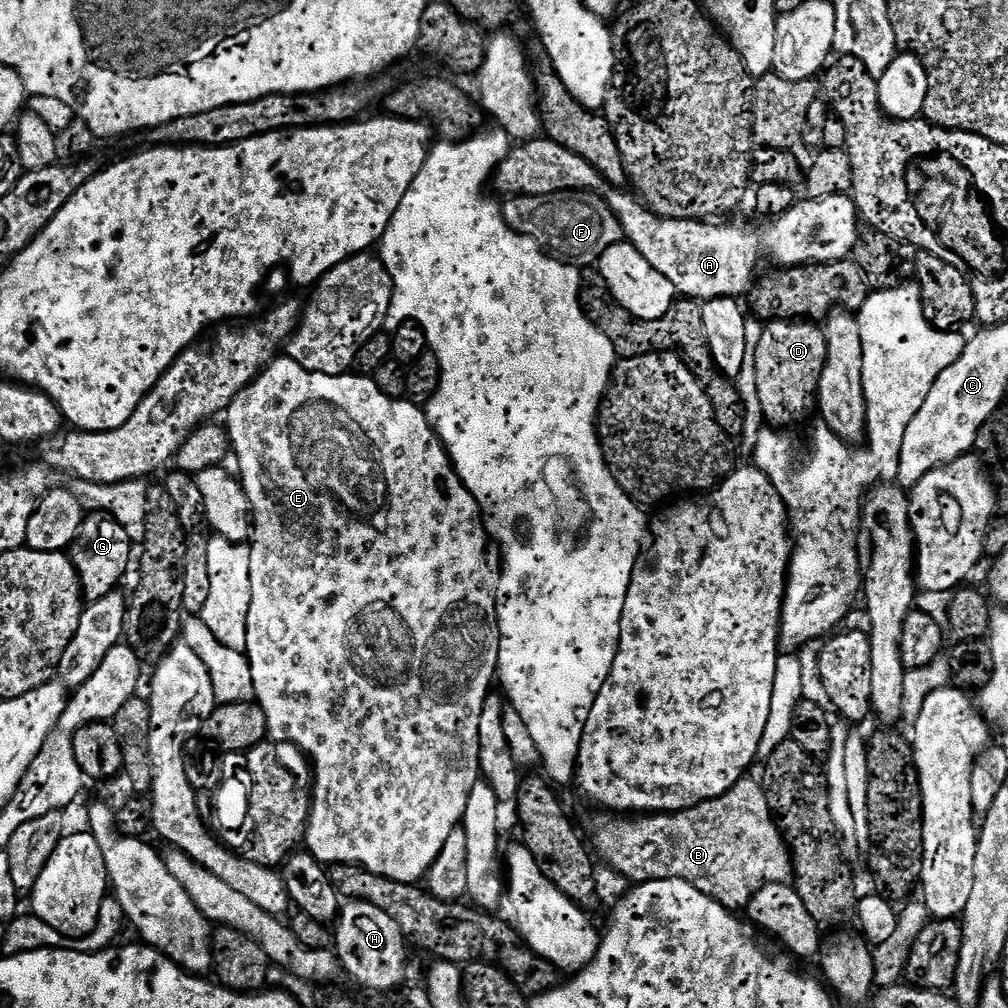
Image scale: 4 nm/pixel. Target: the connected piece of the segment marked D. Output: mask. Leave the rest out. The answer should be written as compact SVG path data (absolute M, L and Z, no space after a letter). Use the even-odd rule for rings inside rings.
M773 320L763 325L758 341L755 369L757 370L758 397L764 411L764 419L769 425L796 424L808 411L813 411L816 391L826 362L826 340L824 329L819 323L802 320Z

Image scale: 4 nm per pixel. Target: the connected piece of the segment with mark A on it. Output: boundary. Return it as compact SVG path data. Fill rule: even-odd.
M539 136L535 140L527 140L515 145L508 153L508 156L499 164L496 168L496 171L493 173L492 186L502 193L502 196L505 197L514 197L514 196L551 196L554 193L558 192L568 192L568 191L592 191L595 193L600 193L604 200L611 208L611 212L619 218L620 228L624 232L624 237L627 241L635 246L635 249L638 250L646 262L650 266L654 267L654 270L658 270L664 278L669 279L670 283L675 286L677 293L684 298L694 299L698 302L703 302L705 300L713 300L716 297L726 297L731 296L733 298L738 298L744 295L751 289L751 286L755 283L756 277L754 278L758 266L760 264L760 254L765 250L770 254L771 258L778 262L777 265L781 267L800 267L804 264L827 264L832 263L838 260L847 259L853 249L856 246L857 241L860 237L860 230L858 230L856 224L859 226L859 212L856 210L856 203L852 199L851 195L831 195L830 198L824 199L801 199L797 201L796 205L792 207L786 214L777 217L771 224L773 224L764 234L763 238L754 230L748 230L740 226L714 226L712 222L705 222L699 220L686 220L686 219L664 219L663 216L657 215L650 208L646 207L633 193L626 193L623 189L620 189L616 186L611 186L607 184L600 174L584 158L578 157L578 154L574 154L573 151L566 150L564 146L559 146L559 144L554 143L553 140L549 140L547 137Z

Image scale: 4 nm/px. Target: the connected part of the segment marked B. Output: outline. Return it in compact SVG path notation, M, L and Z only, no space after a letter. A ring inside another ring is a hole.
M759 779L739 780L718 798L710 798L701 804L683 808L680 812L644 814L639 818L600 815L604 816L596 816L588 824L592 831L591 847L597 857L604 856L605 862L618 875L632 880L633 885L651 880L690 882L690 886L702 890L702 894L714 898L714 902L733 910L744 910L756 891L765 884L783 884L793 879L792 853L788 850L776 817L772 815L763 783Z

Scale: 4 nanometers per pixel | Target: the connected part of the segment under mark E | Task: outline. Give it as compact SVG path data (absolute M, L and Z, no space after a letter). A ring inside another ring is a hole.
M286 354L272 361L263 372L257 376L249 388L238 393L232 405L226 410L226 429L231 440L231 451L234 458L240 463L238 479L244 488L248 499L248 511L252 514L252 530L250 533L250 614L246 632L247 658L250 662L252 677L254 678L254 700L266 714L268 722L268 736L278 744L295 744L301 752L310 757L314 769L314 787L312 790L312 812L308 816L308 830L306 833L306 848L312 853L315 860L325 866L337 864L359 864L360 867L376 872L379 876L394 878L398 882L415 884L423 881L428 875L430 866L440 854L442 846L446 846L446 838L455 828L461 827L466 810L466 798L470 798L470 790L474 790L476 783L481 780L480 751L478 750L478 722L482 718L482 706L486 698L493 691L492 680L498 676L498 650L500 649L500 631L498 630L498 614L496 613L496 580L494 568L488 565L488 548L490 537L484 527L478 502L466 490L466 486L458 478L456 469L452 467L452 459L444 449L444 443L436 435L436 429L430 426L425 409L419 404L413 404L405 398L395 400L382 390L378 390L375 379L364 374L345 374L331 376L318 374L298 366Z

